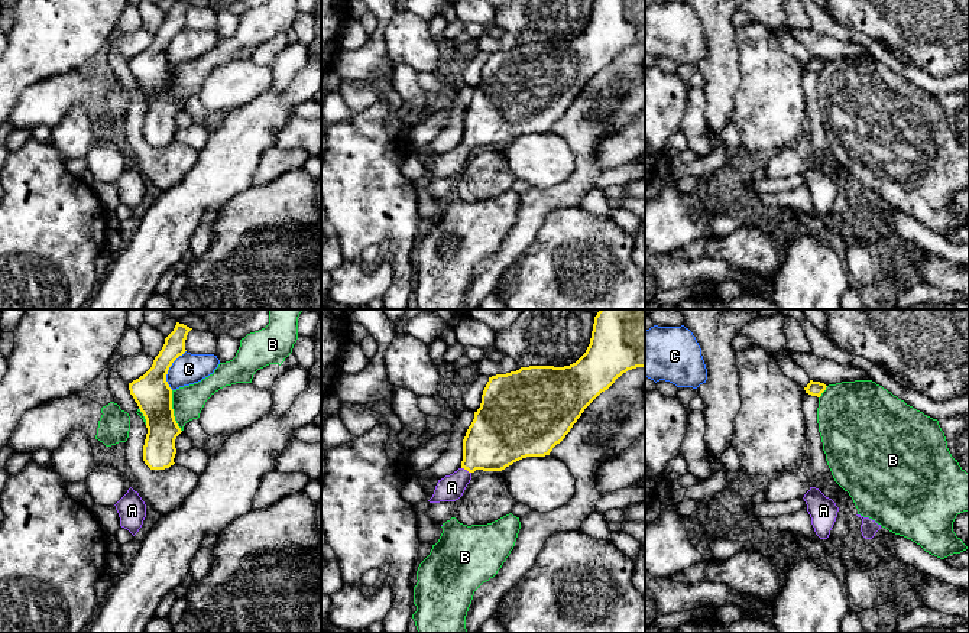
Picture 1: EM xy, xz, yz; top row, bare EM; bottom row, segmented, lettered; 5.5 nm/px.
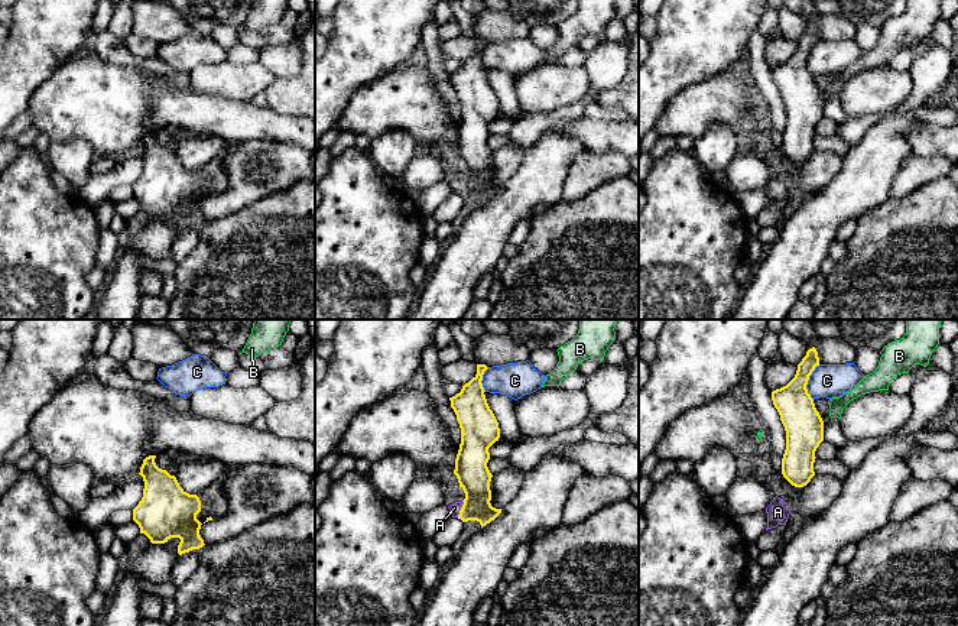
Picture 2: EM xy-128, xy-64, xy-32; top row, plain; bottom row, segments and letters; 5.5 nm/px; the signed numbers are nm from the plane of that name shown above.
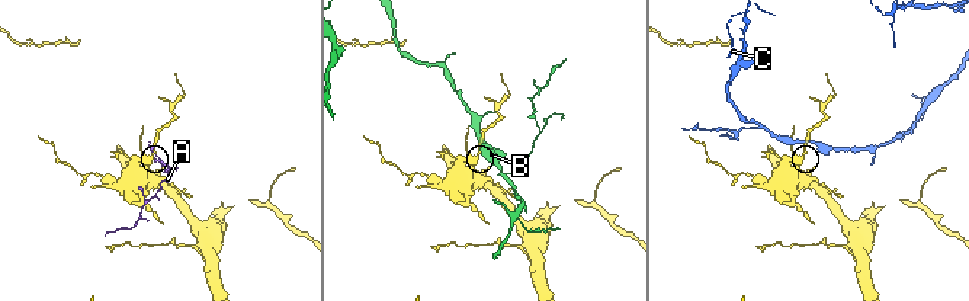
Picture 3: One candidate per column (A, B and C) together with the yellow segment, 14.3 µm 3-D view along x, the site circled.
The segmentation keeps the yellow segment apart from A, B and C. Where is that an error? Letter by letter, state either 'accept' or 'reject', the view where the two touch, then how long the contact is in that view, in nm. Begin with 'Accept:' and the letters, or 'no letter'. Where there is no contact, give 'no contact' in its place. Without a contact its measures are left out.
Accept: A
A: accept | xz | 70 nm
B: reject | xy | 240 nm
C: reject | xy | 240 nm

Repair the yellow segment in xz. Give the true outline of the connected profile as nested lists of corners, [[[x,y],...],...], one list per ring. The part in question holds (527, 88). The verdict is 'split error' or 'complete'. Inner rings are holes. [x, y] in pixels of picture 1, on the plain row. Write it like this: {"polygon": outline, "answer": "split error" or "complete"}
{"polygon": [[[593,0],[590,20],[576,39],[529,42],[489,53],[480,84],[463,116],[461,143],[438,156],[428,178],[458,176],[476,146],[502,147],[522,134],[550,132],[584,85],[618,53],[636,43],[645,43],[645,0]]], "answer": "split error"}

